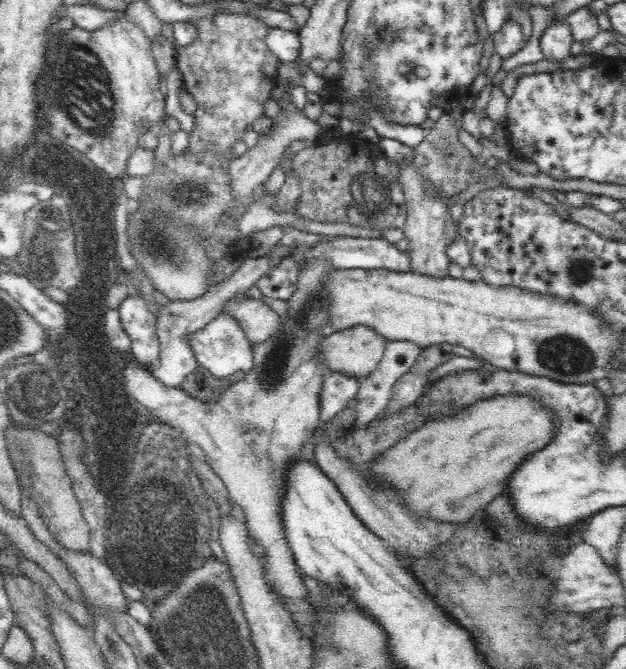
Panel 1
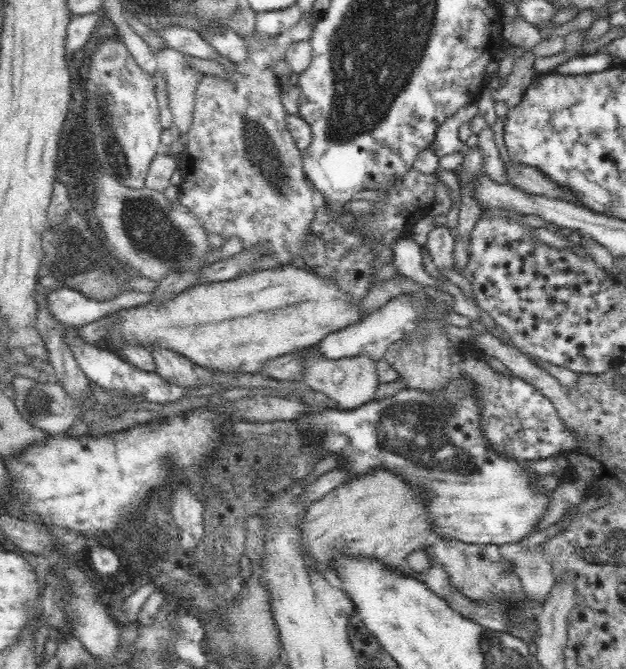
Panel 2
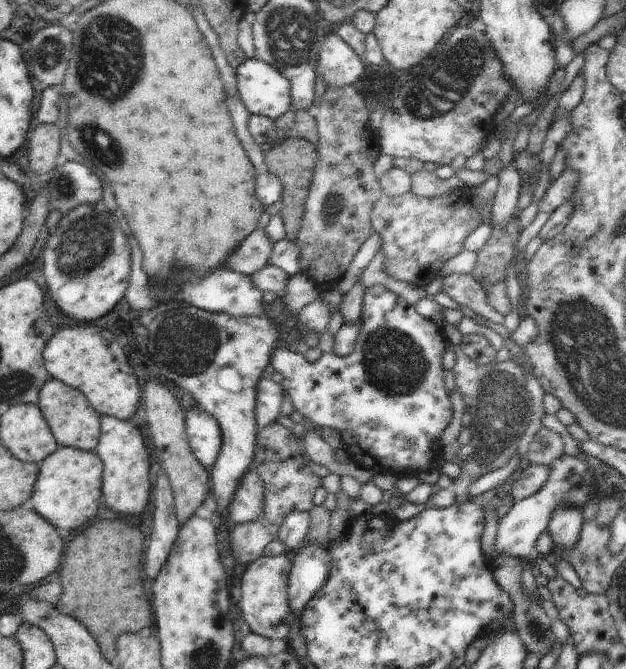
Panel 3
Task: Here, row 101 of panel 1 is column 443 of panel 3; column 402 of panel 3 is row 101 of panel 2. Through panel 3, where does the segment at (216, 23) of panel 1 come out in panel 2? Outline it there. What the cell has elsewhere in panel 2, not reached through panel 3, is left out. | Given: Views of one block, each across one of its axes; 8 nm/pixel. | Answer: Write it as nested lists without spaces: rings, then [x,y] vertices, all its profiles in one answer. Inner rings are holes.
[[[303,16],[288,32],[280,33],[275,37],[260,35],[260,33],[255,30],[251,36],[243,38],[244,40],[247,40],[247,59],[243,63],[236,63],[236,70],[229,73],[225,79],[214,76],[213,74],[204,74],[195,90],[193,119],[190,125],[190,130],[187,132],[188,144],[184,152],[182,152],[182,154],[180,153],[180,165],[178,169],[181,172],[183,181],[178,189],[179,202],[183,207],[186,207],[195,218],[197,218],[199,223],[203,225],[203,228],[209,235],[220,235],[225,240],[230,240],[230,238],[234,238],[234,236],[236,236],[242,240],[242,245],[244,245],[244,249],[246,250],[254,245],[258,245],[258,247],[262,247],[262,249],[266,245],[270,246],[272,248],[272,258],[263,260],[263,257],[260,254],[261,258],[251,265],[251,268],[255,268],[255,271],[292,265],[295,258],[302,258],[301,250],[303,247],[303,241],[306,240],[306,234],[310,232],[310,224],[312,224],[312,220],[314,220],[314,212],[316,212],[315,206],[317,196],[306,183],[306,175],[303,169],[302,151],[296,147],[296,141],[294,141],[290,131],[288,130],[286,122],[287,112],[286,109],[284,109],[284,105],[282,105],[282,101],[280,100],[280,84],[276,82],[276,77],[274,76],[274,67],[276,66],[276,62],[285,58],[285,52],[288,46],[292,44],[292,41],[304,39],[309,40],[311,38],[311,34],[313,33],[315,24],[316,18],[306,18]]]

